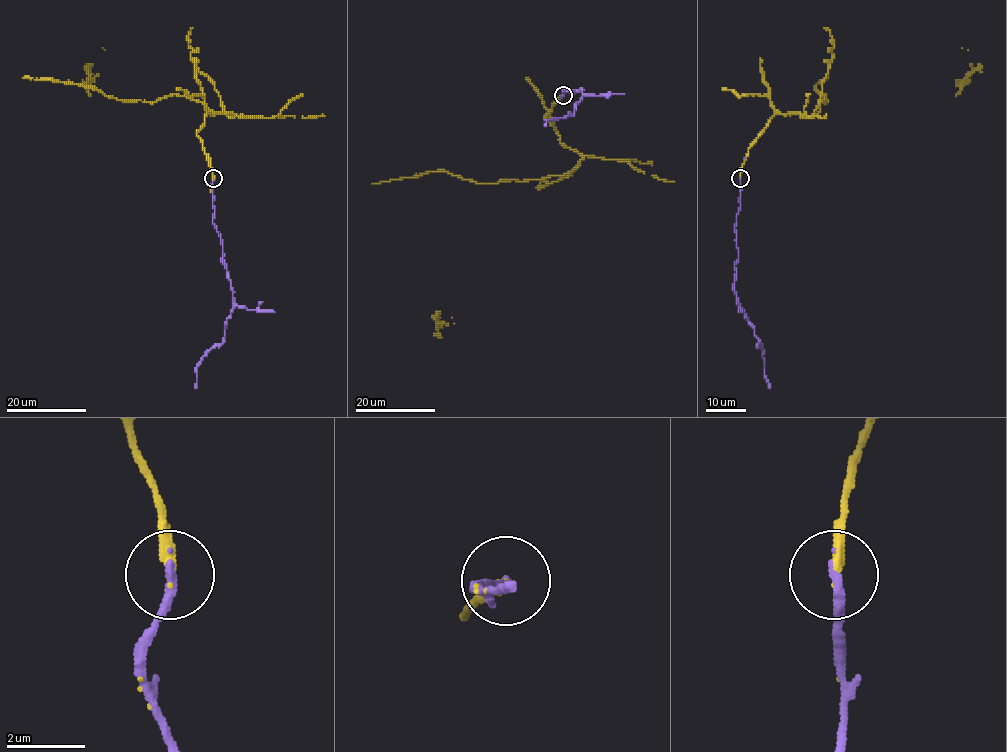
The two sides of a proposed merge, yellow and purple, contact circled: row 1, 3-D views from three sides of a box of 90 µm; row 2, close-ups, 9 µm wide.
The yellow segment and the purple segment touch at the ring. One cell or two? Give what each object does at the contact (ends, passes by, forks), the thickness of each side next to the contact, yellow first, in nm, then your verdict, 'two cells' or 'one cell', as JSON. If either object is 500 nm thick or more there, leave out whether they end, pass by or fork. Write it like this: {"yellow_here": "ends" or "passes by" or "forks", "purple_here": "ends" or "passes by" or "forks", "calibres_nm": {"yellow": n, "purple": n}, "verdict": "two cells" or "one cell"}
{"yellow_here": "ends", "purple_here": "ends", "calibres_nm": {"yellow": 280, "purple": 280}, "verdict": "one cell"}

